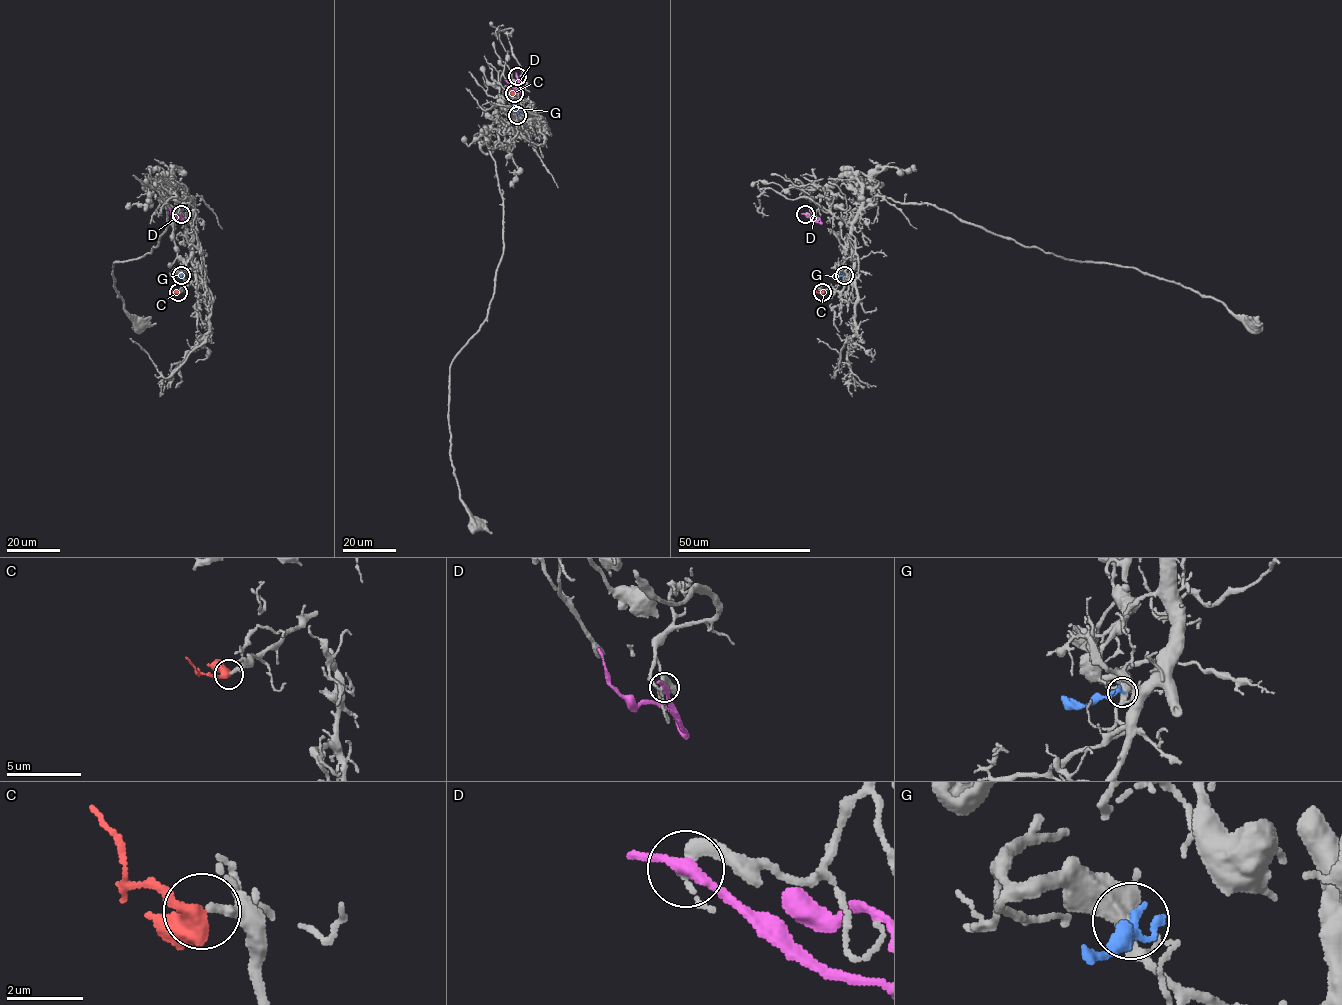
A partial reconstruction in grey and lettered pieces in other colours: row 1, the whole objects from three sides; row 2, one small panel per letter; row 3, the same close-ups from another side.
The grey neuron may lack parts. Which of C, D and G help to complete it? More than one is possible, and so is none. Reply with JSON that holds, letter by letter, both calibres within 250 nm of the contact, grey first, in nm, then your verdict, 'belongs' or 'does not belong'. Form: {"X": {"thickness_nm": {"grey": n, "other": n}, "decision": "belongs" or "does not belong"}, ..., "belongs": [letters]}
{"C": {"thickness_nm": {"grey": 240, "other": 440}, "decision": "belongs"}, "D": {"thickness_nm": {"grey": 260, "other": 280}, "decision": "does not belong"}, "G": {"thickness_nm": {"grey": 380, "other": 160}, "decision": "does not belong"}, "belongs": ["C"]}

